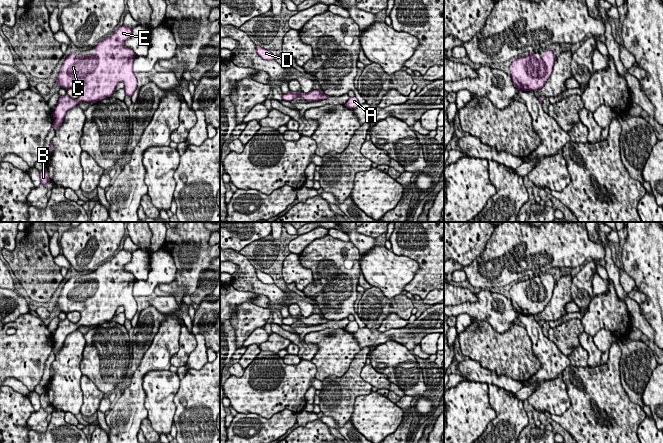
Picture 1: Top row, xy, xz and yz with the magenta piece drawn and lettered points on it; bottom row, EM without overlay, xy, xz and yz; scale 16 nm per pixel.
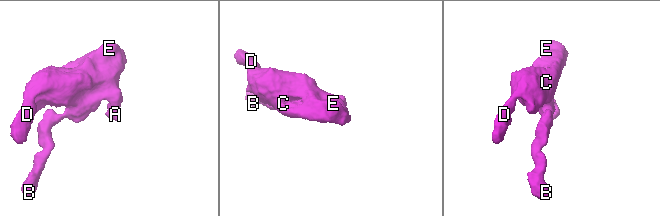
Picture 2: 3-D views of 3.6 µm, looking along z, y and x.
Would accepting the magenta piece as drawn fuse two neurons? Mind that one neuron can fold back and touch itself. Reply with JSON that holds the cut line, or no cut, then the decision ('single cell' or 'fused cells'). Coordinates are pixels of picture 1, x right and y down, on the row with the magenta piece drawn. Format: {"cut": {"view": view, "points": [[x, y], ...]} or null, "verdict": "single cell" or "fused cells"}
{"cut": null, "verdict": "single cell"}

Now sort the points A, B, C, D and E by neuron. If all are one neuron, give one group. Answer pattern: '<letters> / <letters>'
A B C D E

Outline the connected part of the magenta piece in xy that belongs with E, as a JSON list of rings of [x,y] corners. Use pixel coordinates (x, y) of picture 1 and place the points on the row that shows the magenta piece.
[[[120,26],[113,35],[99,42],[94,48],[93,55],[70,54],[64,60],[60,72],[57,75],[56,83],[66,90],[78,87],[81,90],[78,99],[72,99],[67,94],[61,96],[55,107],[53,115],[53,127],[57,130],[63,123],[66,113],[80,102],[98,102],[106,97],[112,96],[119,82],[124,83],[125,95],[131,96],[137,88],[137,79],[133,72],[133,61],[136,56],[131,48],[125,46],[125,41],[132,35],[132,29]]]

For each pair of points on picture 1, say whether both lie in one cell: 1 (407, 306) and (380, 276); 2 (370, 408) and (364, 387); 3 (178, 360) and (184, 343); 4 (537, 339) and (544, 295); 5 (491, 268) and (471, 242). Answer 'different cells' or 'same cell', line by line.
1: different cells
2: different cells
3: same cell
4: different cells
5: different cells

